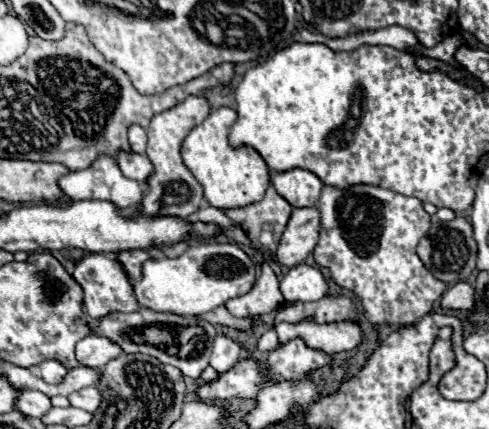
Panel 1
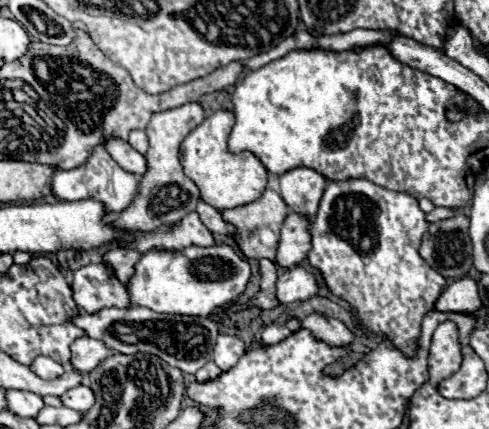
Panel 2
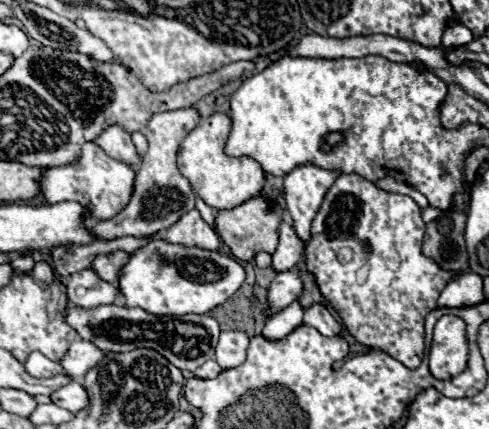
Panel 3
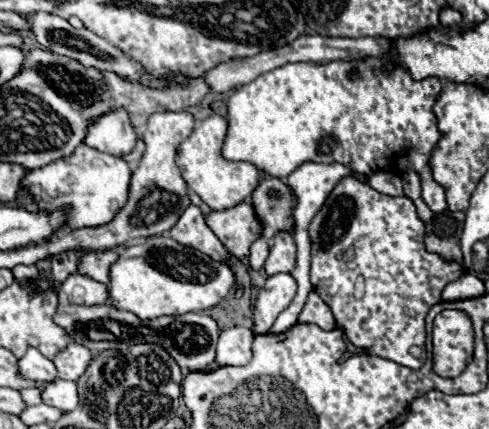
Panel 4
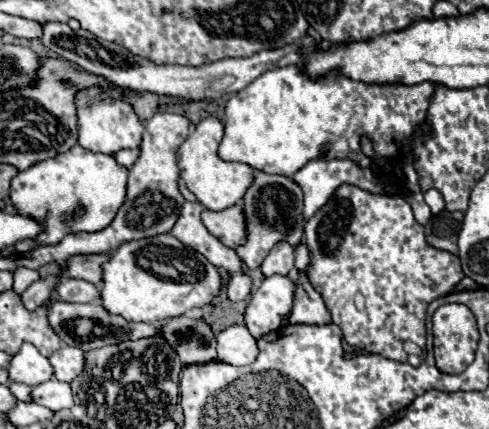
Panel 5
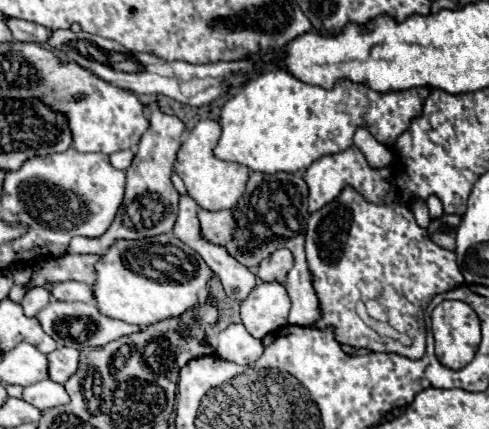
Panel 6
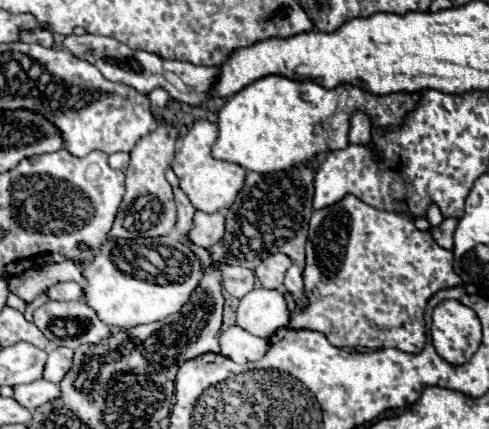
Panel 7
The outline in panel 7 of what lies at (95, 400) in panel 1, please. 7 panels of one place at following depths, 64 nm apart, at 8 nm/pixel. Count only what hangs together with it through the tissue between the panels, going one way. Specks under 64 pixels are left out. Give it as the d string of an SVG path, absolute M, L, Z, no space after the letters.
M34 380L34 382L30 382L30 384L14 386L14 396L12 396L12 398L14 398L20 406L32 410L32 408L38 408L40 404L56 398L56 396L60 396L60 390L58 390L56 384L46 382L46 380Z

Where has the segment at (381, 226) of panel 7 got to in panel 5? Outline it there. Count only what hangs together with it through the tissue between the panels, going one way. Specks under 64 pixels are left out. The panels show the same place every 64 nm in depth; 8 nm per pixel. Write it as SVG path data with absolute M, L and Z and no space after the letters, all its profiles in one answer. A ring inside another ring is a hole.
M342 184L334 192L332 200L328 200L328 204L324 204L324 208L320 208L306 222L306 246L310 252L312 286L324 298L332 322L342 330L342 338L352 348L418 366L422 358L406 354L402 342L410 340L424 352L426 308L434 298L452 292L464 278L464 272L456 254L428 246L424 228L416 222L410 204L400 196L372 196L370 192L364 192L356 186ZM358 292L366 298L366 308L362 312L354 306L354 296Z

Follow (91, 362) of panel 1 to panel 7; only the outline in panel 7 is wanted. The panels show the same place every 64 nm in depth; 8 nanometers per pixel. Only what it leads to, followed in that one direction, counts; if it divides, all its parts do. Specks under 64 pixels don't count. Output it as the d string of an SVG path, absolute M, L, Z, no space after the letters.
M60 346L60 348L52 350L48 354L48 362L44 366L44 376L42 378L48 380L48 382L58 384L64 378L64 374L68 372L68 368L72 366L72 354L74 352L66 346Z

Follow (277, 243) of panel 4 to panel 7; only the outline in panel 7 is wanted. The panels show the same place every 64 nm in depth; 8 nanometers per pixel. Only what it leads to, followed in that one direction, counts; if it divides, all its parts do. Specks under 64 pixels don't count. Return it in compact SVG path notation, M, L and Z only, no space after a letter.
M270 254L266 260L260 262L260 266L254 270L260 284L268 290L278 290L284 284L284 272L288 270L288 256L284 254Z

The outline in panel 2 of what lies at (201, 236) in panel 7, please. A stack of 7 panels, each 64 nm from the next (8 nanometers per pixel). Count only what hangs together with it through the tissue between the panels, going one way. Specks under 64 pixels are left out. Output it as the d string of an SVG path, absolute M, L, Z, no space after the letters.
M266 190L258 200L250 202L250 204L230 208L230 210L222 210L222 218L236 228L236 232L230 234L230 238L236 242L240 254L248 260L270 258L272 262L275 262L278 238L280 238L280 226L282 226L286 216L288 216L288 206L274 190Z

